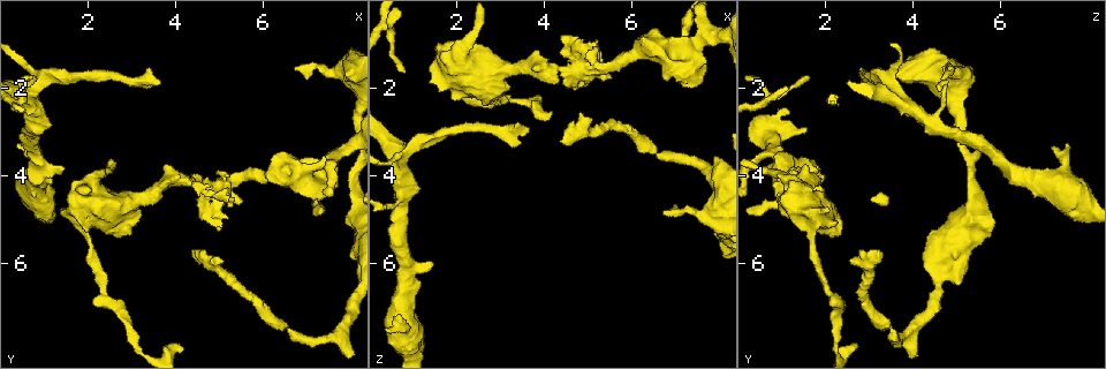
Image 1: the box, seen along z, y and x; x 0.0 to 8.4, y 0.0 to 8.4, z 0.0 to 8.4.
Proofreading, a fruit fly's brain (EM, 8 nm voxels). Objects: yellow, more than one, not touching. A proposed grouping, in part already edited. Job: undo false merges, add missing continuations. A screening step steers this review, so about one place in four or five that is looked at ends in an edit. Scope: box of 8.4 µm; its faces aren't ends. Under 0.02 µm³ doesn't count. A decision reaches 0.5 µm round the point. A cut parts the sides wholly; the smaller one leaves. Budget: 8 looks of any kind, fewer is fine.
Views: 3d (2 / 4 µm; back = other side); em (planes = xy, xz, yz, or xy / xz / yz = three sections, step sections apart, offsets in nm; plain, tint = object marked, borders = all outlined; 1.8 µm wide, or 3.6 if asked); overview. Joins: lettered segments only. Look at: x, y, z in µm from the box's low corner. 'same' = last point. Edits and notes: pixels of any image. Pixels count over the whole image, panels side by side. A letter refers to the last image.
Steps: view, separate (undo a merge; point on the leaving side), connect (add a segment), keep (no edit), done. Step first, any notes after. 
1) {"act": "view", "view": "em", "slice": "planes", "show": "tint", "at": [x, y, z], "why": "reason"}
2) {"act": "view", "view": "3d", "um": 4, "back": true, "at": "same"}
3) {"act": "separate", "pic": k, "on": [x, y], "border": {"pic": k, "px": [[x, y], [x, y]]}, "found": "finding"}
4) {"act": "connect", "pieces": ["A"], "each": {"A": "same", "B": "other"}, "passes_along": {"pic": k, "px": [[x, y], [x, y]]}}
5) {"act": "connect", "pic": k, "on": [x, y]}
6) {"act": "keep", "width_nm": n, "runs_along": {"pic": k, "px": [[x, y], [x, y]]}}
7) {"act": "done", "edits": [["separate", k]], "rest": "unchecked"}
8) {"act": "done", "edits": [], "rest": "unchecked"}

{"act": "view", "view": "em", "slice": "planes", "show": "borders", "at": [4.40, 5.70, 3.25], "why": "free end"}

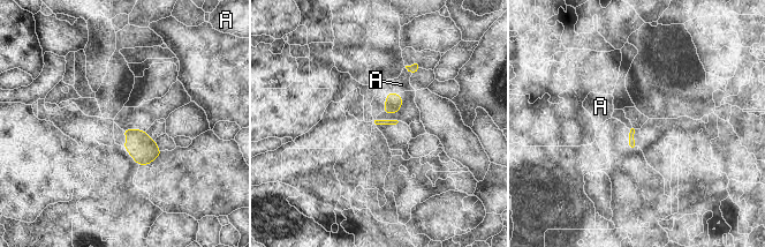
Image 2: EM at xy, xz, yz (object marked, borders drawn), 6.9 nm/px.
{"act": "keep", "each": {"A": "other"}, "found": "none of them fits"}

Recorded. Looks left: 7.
{"act": "view", "view": "em", "slice": "planes", "show": "borders", "at": [0.75, 2.15, 3.60], "why": "thick turns thin"}

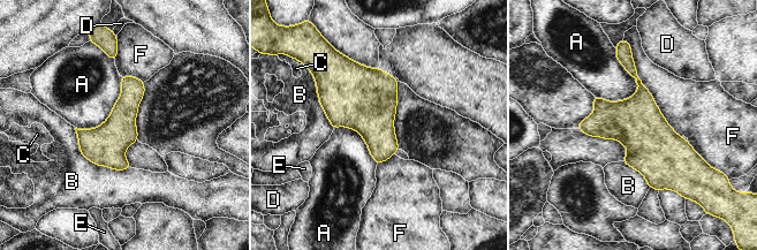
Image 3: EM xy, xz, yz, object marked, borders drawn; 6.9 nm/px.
{"act": "keep", "width_nm": 280, "each": {"A": "other", "B": "other", "C": "other", "D": "other", "E": "other", "F": "other"}, "border": {"pic": 3, "px": [[614, 51], [637, 89], [608, 101]]}, "found": "continuous, no second cell"}

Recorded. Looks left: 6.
{"act": "view", "view": "3d", "um": 2, "back": true, "at": [3.65, 1.90, 2.90], "why": "branch stops here"}

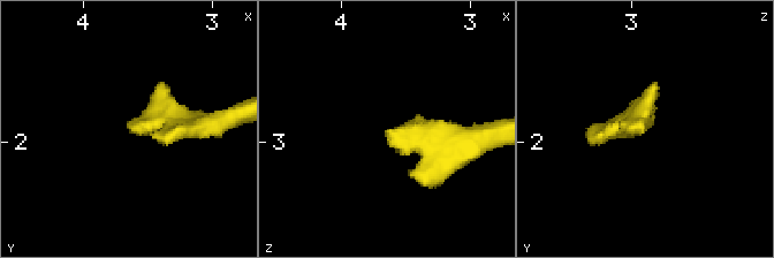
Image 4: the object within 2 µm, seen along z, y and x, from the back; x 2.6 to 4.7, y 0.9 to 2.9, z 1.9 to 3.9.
{"act": "view", "view": "em", "slice": "planes", "show": "plain", "at": [3.64, 1.88, 2.90]}

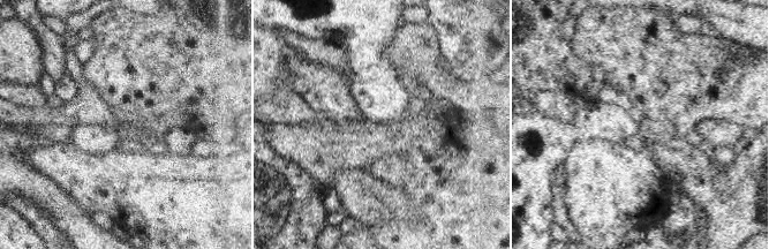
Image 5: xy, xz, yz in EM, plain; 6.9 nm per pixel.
{"act": "view", "view": "em", "slice": "planes", "show": "borders", "at": "same"}

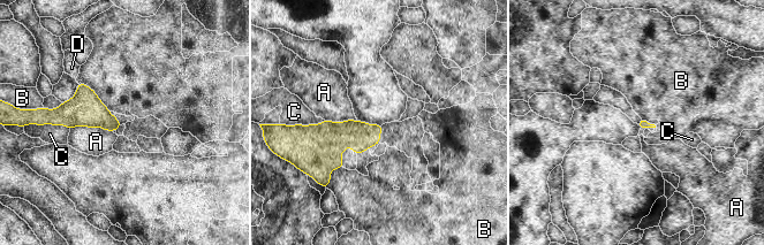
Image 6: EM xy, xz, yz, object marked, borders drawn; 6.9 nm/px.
{"act": "keep", "each": {"A": "other", "B": "other", "C": "other", "D": "other"}, "border": {"pic": 6, "px": [[77, 82], [88, 85], [110, 110]]}, "found": "none of them fits"}

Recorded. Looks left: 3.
{"act": "view", "view": "em", "slice": "planes", "show": "tint", "at": [0.75, 1.75, 1.60], "why": "free end"}

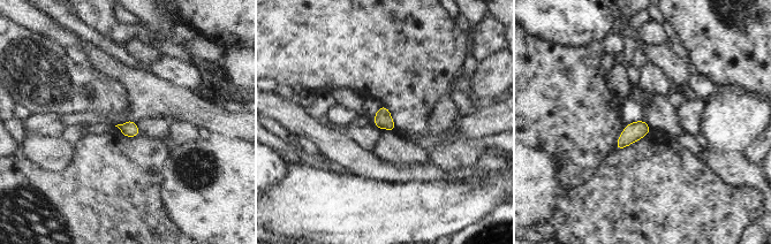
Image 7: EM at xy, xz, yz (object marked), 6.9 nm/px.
{"act": "view", "view": "em", "slice": "planes", "show": "borders", "at": "same", "why": "see the neighbours"}

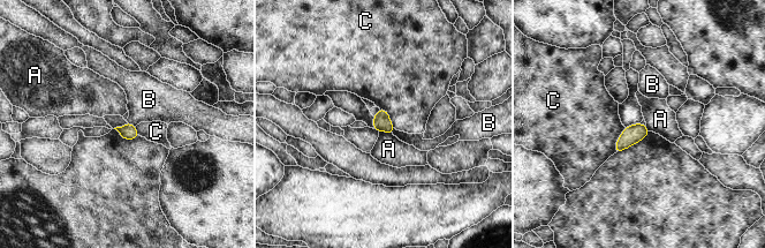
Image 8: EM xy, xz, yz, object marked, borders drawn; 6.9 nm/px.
{"act": "keep", "each": {"A": "other", "B": "other", "C": "other"}, "border": {"pic": 8, "px": [[379, 130], [392, 134]]}, "found": "none of them fits"}

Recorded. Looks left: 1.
{"act": "done", "edits": [], "rest": "unchecked"}

